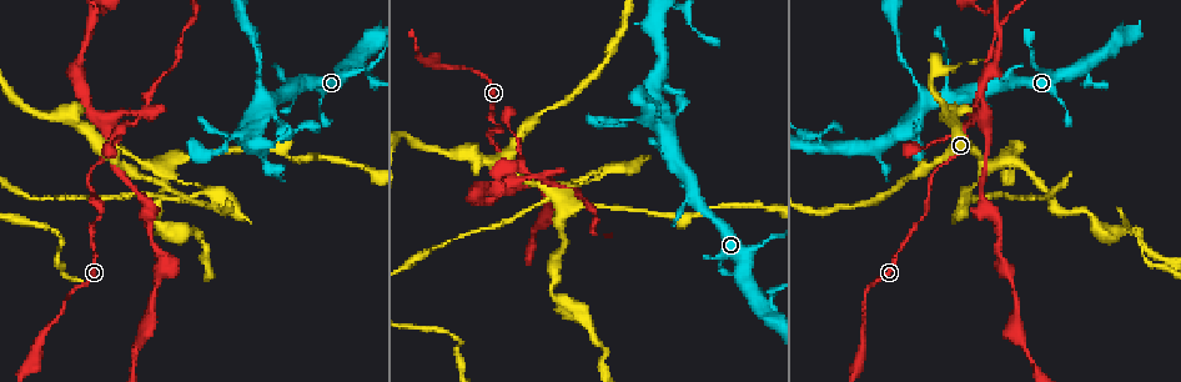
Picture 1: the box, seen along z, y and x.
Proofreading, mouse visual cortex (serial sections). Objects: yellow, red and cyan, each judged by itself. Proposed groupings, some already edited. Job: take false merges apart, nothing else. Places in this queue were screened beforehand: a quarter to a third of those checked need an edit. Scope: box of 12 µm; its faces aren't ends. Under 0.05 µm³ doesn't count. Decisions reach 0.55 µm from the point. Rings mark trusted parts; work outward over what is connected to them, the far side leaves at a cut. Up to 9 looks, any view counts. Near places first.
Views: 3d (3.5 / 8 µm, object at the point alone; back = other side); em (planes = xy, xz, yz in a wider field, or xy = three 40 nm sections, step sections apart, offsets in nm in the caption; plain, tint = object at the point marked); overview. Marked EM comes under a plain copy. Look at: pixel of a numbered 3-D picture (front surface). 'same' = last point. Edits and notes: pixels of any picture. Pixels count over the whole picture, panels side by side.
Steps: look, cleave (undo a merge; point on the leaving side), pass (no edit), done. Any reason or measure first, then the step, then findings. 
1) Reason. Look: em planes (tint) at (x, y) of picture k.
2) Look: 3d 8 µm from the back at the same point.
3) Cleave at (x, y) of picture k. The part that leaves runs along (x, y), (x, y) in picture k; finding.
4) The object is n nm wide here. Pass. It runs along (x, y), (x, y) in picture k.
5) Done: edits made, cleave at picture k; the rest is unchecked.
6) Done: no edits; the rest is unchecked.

Abrupt turn. Look: 3d 3.5 µm at (139, 119) of picture 1.

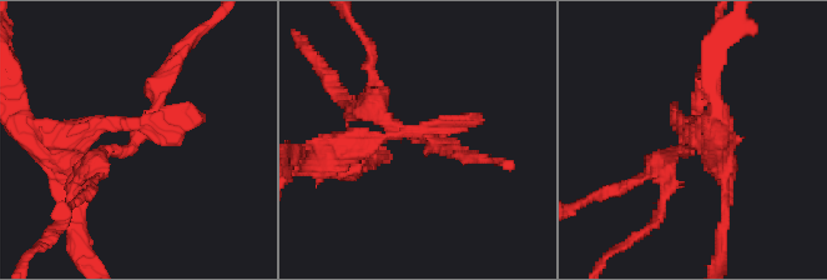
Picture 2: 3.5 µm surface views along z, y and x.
Look: em xy step 5 (tint) at (134, 141) of picture 2.

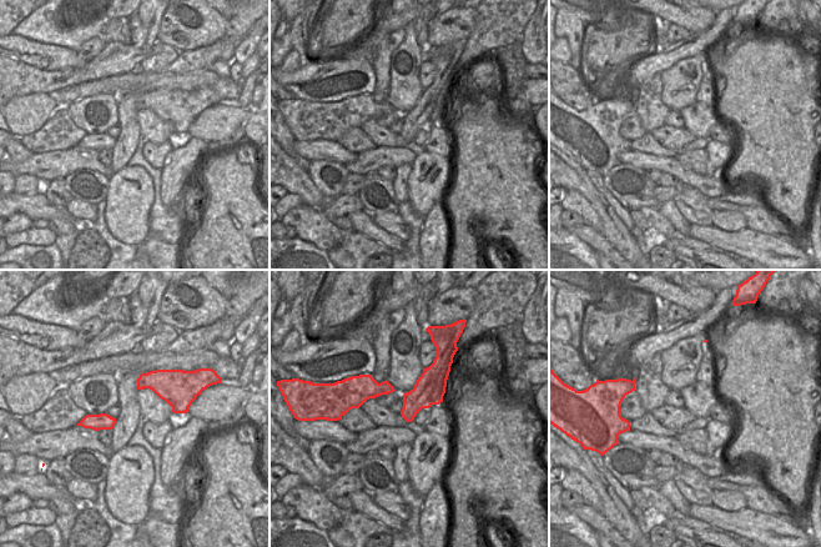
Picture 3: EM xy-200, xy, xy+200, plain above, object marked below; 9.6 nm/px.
Cleave at (372, 154) of picture 2. The part that leaves runs along (414, 135), (349, 145), (346, 168) in picture 2; two cells meet here.

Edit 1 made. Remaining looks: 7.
See it whole again. Look: overview.

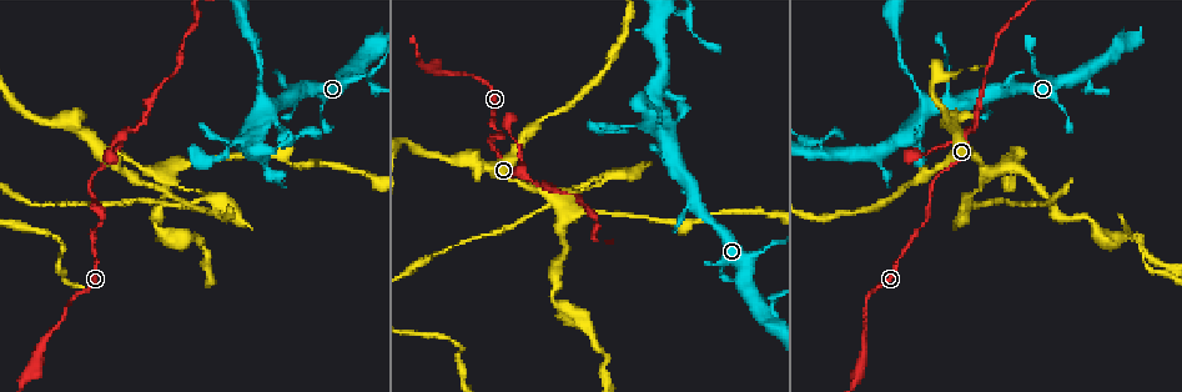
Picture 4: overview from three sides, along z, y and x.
Looks like a crossing. Look: 3d 3.5 µm at (665, 133) of picture 4.

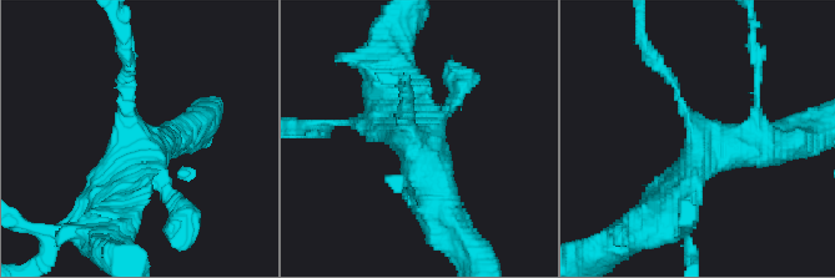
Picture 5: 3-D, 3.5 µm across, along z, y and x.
Need the tissue. Look: em xy step 1 (tint) at (414, 136) of picture 5.

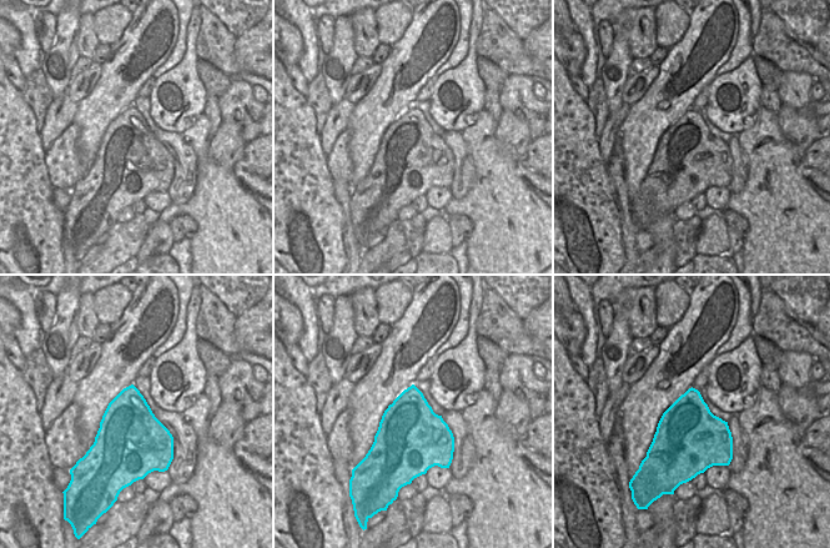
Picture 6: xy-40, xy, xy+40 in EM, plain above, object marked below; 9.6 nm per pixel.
Pass. It runs along (786, 143), (710, 147), (669, 212) in picture 5; one cell here.

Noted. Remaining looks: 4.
Narrows sharply. Look: 3d 8 µm from the back at (227, 150) of picture 4.

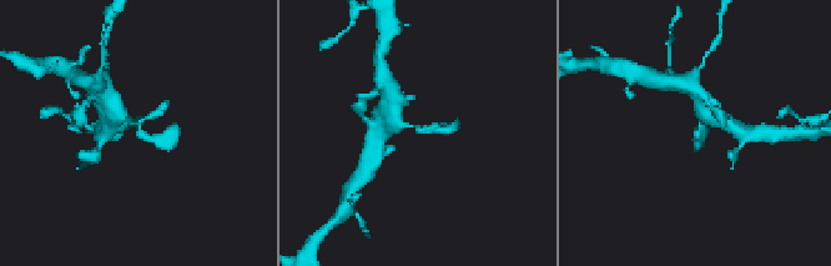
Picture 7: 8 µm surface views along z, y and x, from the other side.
Need the tissue. Look: em xy step 2 (tint) at (417, 126) of picture 7.

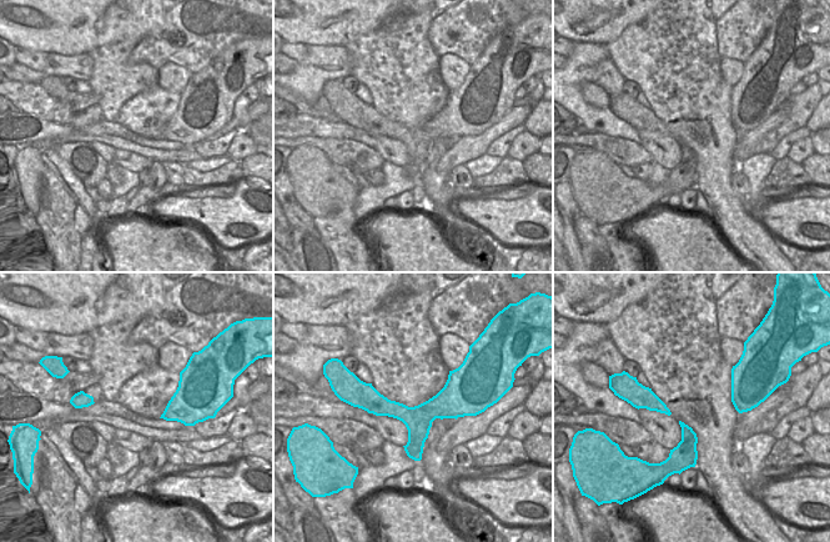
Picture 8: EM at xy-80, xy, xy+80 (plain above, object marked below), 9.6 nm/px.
Pass. One cell here.

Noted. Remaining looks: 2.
Small branch off a trunk. Look: 3d 3.5 µm at (810, 151) of picture 4.

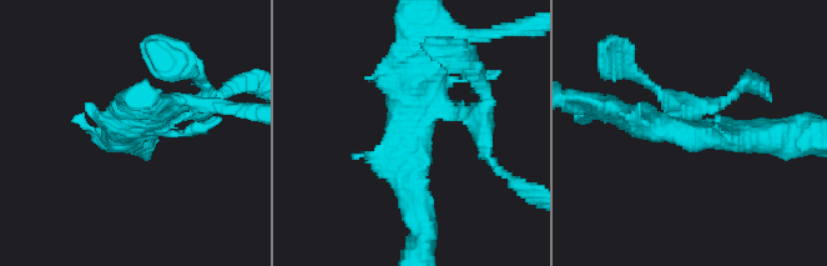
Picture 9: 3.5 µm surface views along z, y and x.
Now the EM. Look: em xy step 1 (tint) at (404, 130) of picture 9.

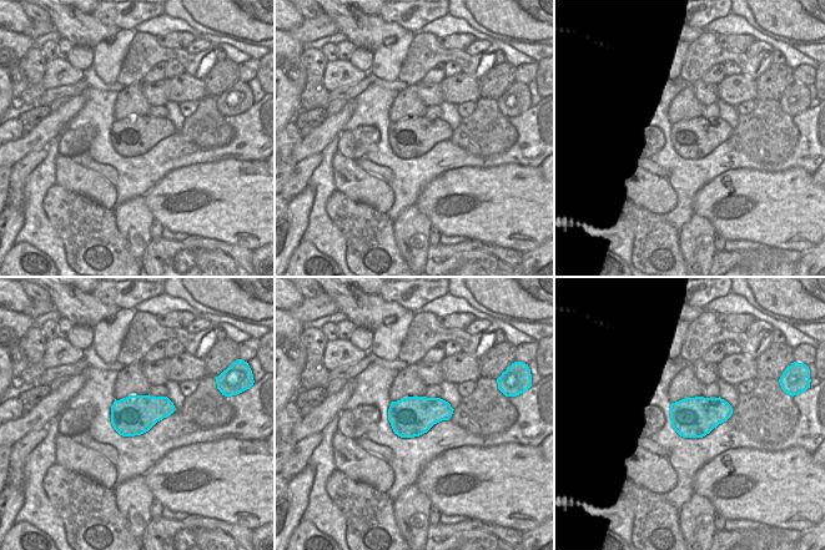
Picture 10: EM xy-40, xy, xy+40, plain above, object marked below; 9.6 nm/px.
Pass. It runs along (417, 210), (401, 136), (424, 110), (470, 120) in picture 9; all the same cell.

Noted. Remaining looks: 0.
Done: edits made, cleave at picture 2; the rest is unchecked.

